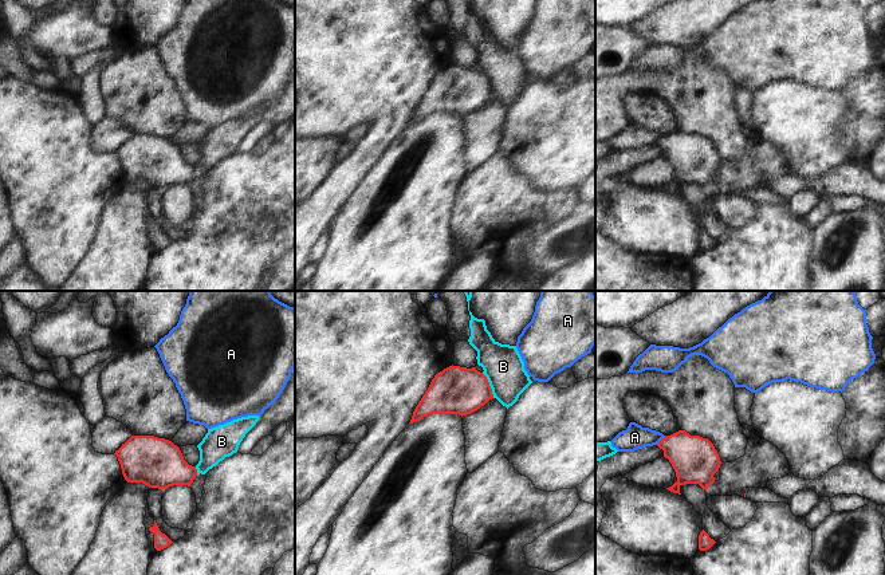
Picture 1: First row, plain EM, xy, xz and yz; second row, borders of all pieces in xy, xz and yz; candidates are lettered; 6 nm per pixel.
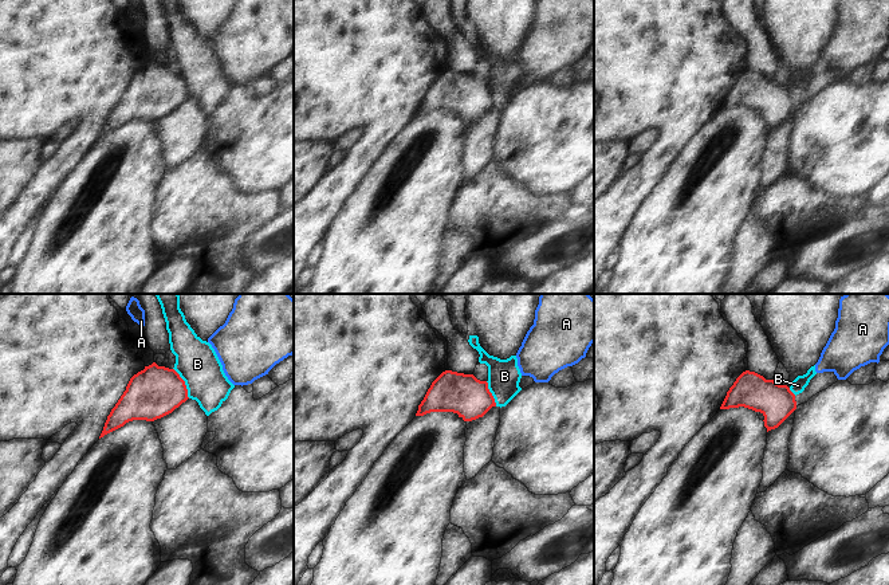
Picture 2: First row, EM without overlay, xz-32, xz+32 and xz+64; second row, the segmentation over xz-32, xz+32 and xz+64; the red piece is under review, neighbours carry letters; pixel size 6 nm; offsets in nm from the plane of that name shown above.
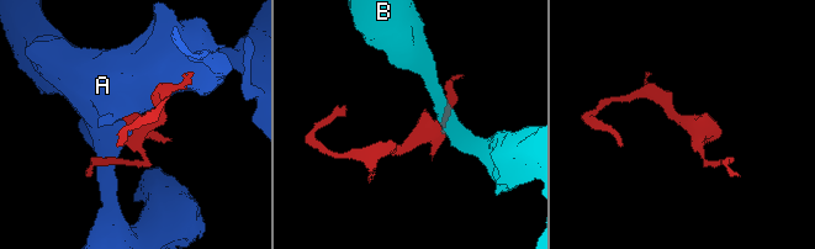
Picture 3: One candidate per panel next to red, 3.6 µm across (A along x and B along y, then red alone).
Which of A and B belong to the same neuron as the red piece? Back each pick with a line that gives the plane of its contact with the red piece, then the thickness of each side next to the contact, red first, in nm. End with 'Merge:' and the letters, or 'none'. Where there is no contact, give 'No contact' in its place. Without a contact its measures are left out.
Merge: none.

